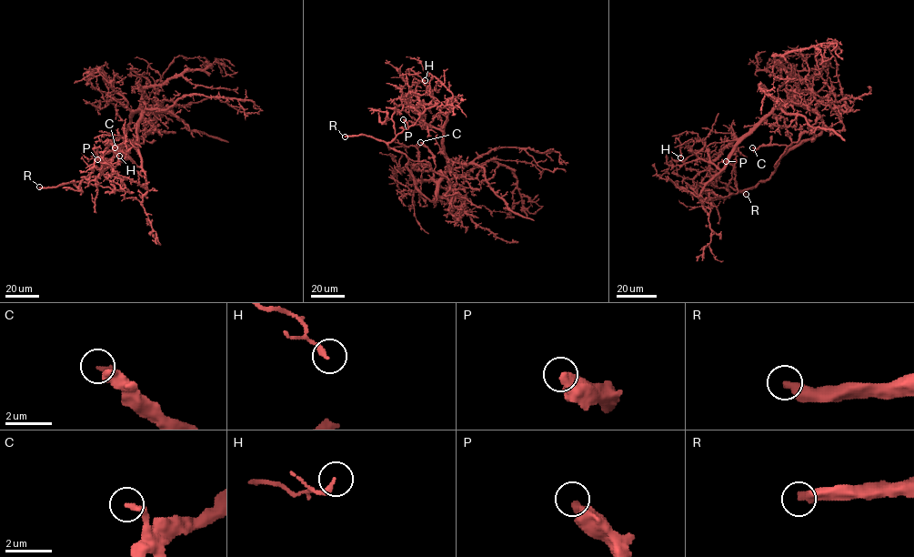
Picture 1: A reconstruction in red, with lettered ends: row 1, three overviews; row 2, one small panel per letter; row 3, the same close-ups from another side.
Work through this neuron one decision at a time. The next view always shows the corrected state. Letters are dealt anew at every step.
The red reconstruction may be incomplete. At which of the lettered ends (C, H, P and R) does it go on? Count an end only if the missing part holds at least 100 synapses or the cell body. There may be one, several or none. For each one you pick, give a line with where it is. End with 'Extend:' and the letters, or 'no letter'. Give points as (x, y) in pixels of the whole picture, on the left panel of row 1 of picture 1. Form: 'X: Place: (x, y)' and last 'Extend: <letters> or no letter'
R: Place: (39, 187)
Extend: R

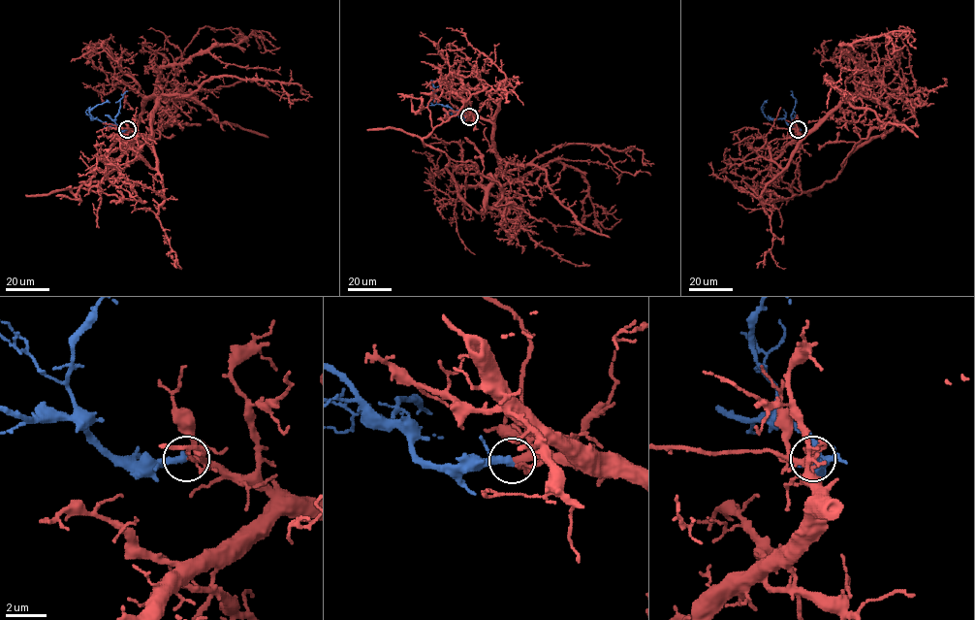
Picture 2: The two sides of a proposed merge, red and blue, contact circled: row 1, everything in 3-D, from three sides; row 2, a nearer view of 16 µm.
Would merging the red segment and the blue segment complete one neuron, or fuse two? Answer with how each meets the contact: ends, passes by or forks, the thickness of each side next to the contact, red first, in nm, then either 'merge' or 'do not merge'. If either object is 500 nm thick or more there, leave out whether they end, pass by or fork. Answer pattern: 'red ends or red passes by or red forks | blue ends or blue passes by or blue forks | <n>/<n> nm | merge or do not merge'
red passes by | blue ends | 240/380 nm | merge

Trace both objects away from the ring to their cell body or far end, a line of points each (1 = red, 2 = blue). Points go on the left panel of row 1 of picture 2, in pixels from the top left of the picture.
1: (127, 129), (151, 134), (157, 96), (105, 155), (107, 176), (81, 187), (141, 202), (134, 180)
2: (127, 129), (92, 118), (89, 112), (107, 99)

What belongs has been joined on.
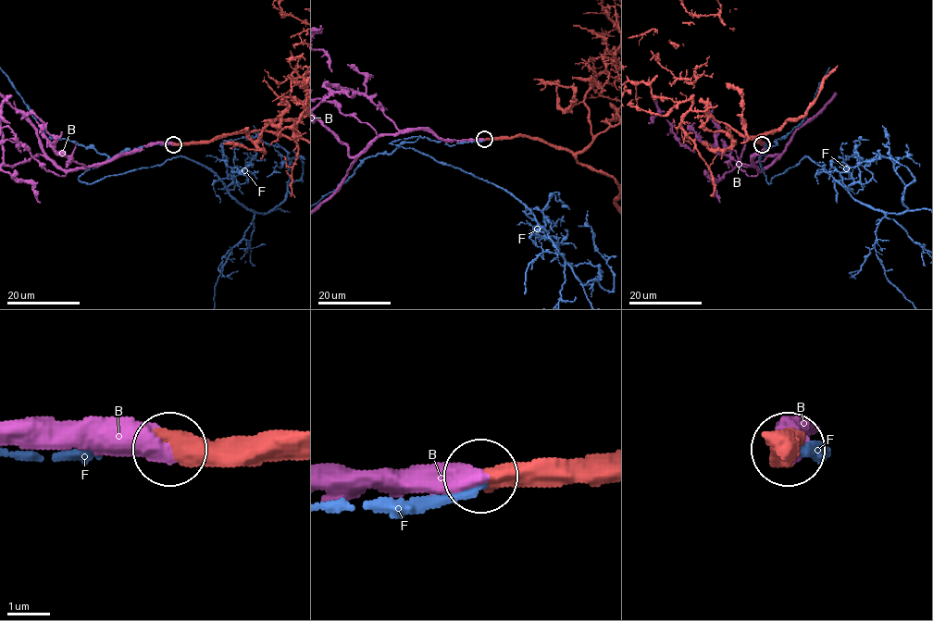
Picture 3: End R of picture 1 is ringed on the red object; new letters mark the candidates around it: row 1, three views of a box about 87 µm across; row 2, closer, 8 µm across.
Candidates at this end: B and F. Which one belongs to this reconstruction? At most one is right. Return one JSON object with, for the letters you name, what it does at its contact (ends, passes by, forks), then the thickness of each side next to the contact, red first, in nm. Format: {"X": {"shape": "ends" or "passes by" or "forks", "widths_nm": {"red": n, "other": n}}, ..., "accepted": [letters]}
{"B": {"shape": "ends", "widths_nm": {"red": 550, "other": 600}}, "accepted": ["B"]}

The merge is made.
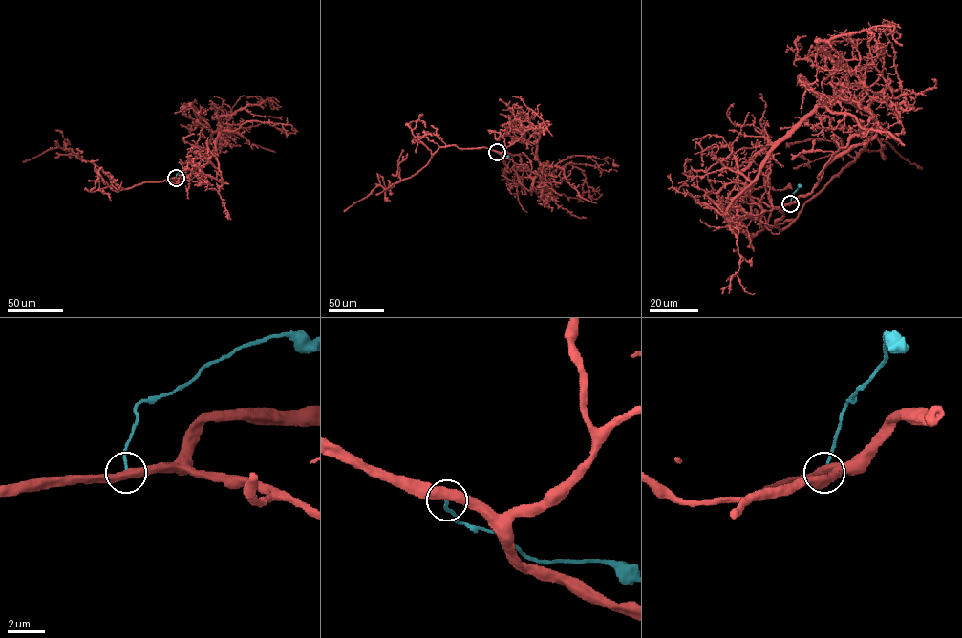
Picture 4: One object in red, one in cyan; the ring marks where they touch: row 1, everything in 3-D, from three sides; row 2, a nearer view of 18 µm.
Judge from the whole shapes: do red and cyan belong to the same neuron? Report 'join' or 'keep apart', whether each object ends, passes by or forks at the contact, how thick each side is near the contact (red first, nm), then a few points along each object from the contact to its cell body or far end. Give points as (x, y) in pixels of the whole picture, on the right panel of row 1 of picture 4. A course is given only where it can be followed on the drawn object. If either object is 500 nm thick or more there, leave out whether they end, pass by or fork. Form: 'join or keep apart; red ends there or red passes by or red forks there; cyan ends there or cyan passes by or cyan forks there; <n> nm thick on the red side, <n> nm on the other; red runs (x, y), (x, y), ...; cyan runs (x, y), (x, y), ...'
keep apart; 500 nm thick on the red side, 150 nm on the other; red runs (789, 203), (869, 140), (877, 120), (826, 99), (753, 180), (732, 152), (672, 190); cyan runs (789, 203), (798, 185), (801, 185)

